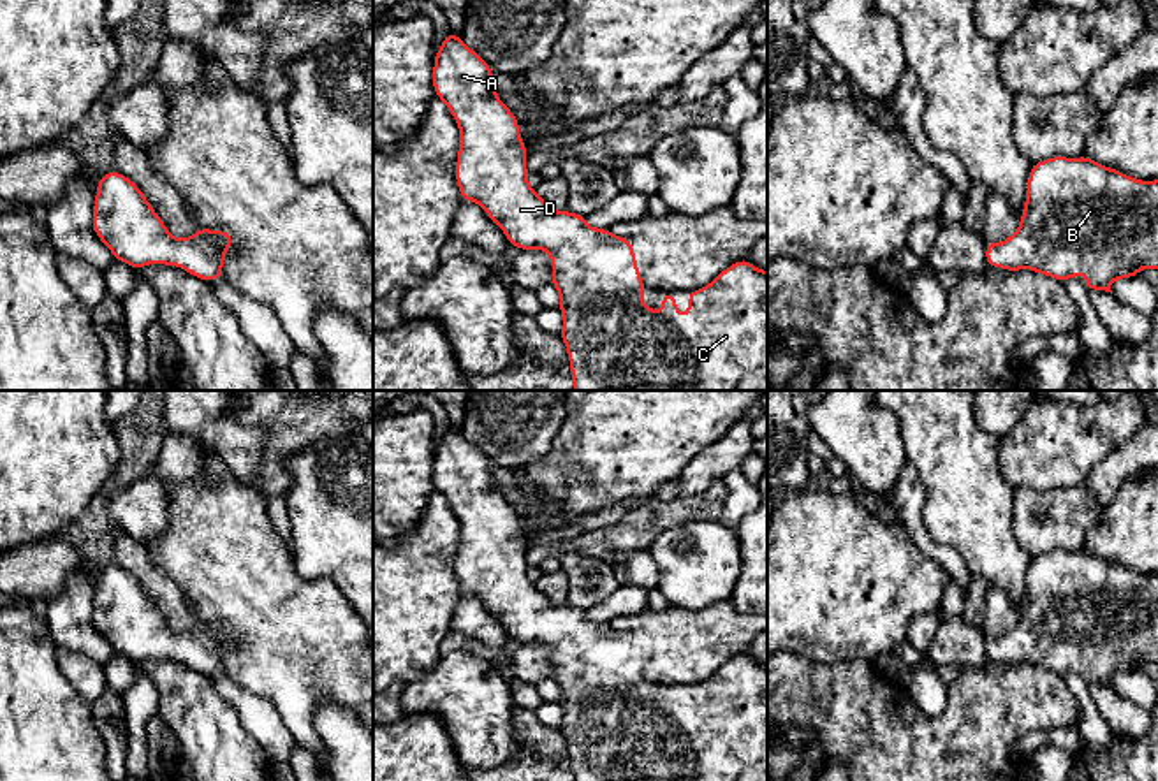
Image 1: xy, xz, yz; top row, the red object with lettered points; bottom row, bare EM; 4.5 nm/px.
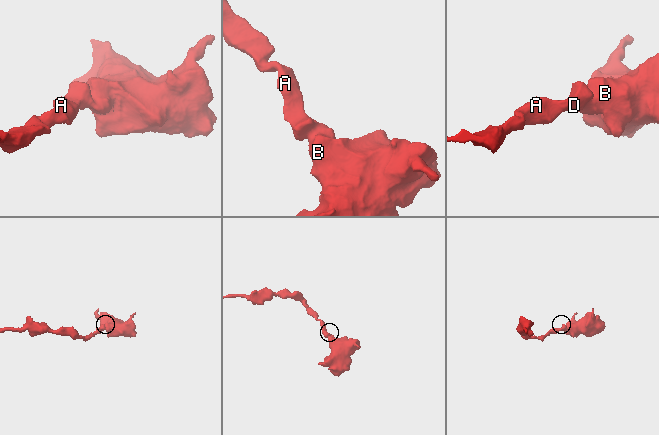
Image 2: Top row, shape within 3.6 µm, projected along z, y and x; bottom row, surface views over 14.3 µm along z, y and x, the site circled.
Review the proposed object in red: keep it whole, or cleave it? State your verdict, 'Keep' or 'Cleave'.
Keep

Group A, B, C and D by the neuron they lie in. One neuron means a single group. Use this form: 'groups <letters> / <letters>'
groups A B C D

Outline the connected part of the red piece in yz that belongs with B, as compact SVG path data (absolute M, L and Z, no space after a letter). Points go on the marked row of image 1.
M1089 157L1052 158L1031 164L1026 202L1017 230L1003 243L986 241L986 264L1005 271L1031 269L1066 281L1086 274L1086 288L1110 292L1114 280L1135 278L1142 267L1158 271L1158 179L1140 181Z

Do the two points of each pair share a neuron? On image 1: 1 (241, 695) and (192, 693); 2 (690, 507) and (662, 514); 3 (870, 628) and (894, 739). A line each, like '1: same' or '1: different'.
1: different
2: same
3: different

